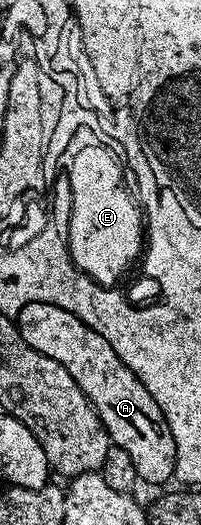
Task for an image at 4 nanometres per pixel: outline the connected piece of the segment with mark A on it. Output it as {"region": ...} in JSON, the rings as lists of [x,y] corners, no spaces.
{"region":[[[47,303],[24,305],[18,310],[16,322],[20,337],[24,337],[24,341],[28,341],[32,349],[44,353],[44,357],[52,357],[52,361],[64,365],[64,369],[72,373],[72,381],[80,385],[80,389],[86,395],[86,400],[94,406],[94,412],[98,414],[104,429],[110,435],[111,444],[124,449],[124,453],[132,457],[132,465],[136,465],[139,480],[143,484],[171,482],[174,479],[176,465],[176,445],[172,437],[172,429],[168,429],[168,421],[160,405],[156,405],[152,393],[148,393],[148,389],[144,389],[144,385],[134,375],[134,371],[128,369],[128,365],[124,365],[116,349],[112,349],[112,345],[108,345],[108,341],[104,341],[104,337],[100,337],[96,329],[84,325],[84,321],[80,321],[75,312],[65,311],[56,305]]]}

